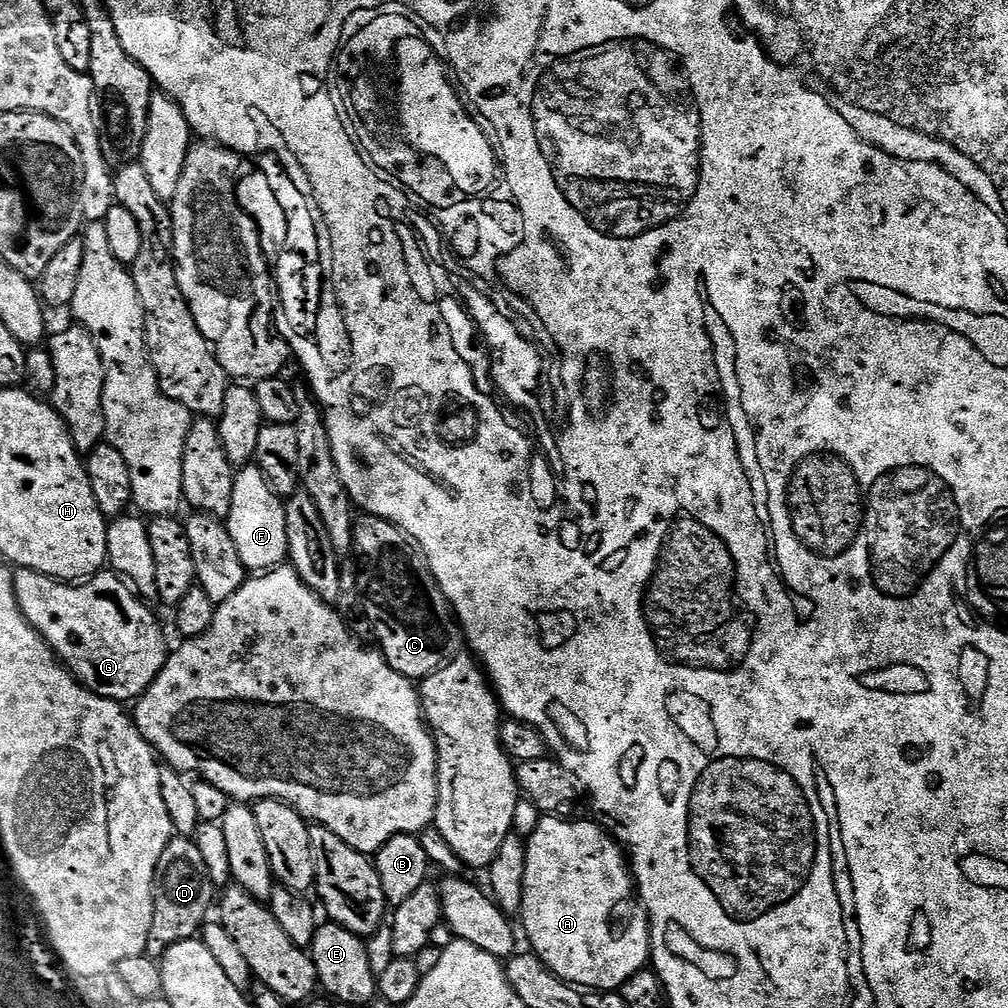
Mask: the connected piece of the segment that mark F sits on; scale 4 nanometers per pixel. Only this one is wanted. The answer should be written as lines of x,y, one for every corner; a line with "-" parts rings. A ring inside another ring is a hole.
244,466
235,473
226,523
230,530
230,538
234,538
238,558
242,558
242,566
249,573
270,572
288,560
284,506
285,501
272,489
260,468

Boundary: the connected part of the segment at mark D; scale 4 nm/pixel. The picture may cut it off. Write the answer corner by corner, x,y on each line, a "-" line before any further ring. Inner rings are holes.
177,835
166,846
162,858
158,858
158,866
154,870
152,883
154,918
150,922
146,953
149,958
159,961
166,954
166,950
170,950
170,946
193,939
209,919
208,911
211,908
213,911
217,896
217,885
208,877
206,862
202,862
202,854
198,854
195,839

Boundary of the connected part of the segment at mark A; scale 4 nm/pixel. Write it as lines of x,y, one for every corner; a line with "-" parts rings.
548,814
541,819
534,834
527,837
526,843
526,874
524,875
524,889
522,890
522,906
518,913
518,919
524,923
524,932
528,935
527,947
552,971
559,980
565,980
568,984
575,984
581,990
620,990
632,976
646,968
651,957
651,934
649,932
648,917
643,911
637,910
629,920
621,922
617,928
612,928
612,919
616,916
620,904
624,904
634,896
634,881
630,871
629,861
623,847
607,831
604,832
596,824
588,820
560,820
559,815

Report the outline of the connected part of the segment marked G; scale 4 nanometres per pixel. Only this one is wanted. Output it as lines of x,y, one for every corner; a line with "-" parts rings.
16,568
12,585
28,625
94,694
117,702
135,701
164,669
170,647
164,641
155,614
115,572
101,570
92,579
75,584
43,576
29,568

